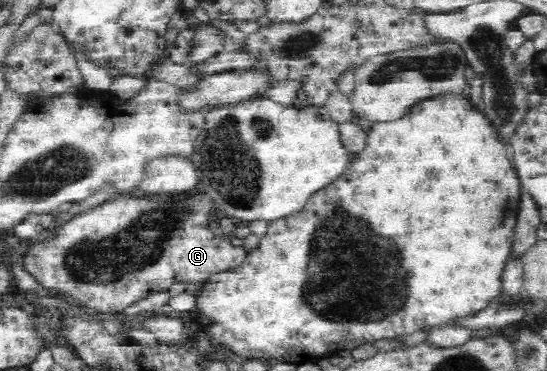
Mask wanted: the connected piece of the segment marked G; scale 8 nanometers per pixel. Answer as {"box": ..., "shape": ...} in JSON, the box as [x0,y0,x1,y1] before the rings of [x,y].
{"box":[23,190,248,318],"shape":[[[191,190],[176,193],[175,195],[147,195],[139,192],[135,194],[120,193],[112,199],[102,202],[95,208],[86,209],[56,230],[56,233],[50,239],[33,245],[23,257],[25,270],[29,272],[28,274],[32,274],[38,283],[50,289],[52,294],[64,292],[66,295],[70,295],[75,300],[80,301],[82,305],[96,310],[96,312],[103,312],[109,316],[118,318],[122,314],[122,310],[126,310],[128,306],[132,306],[132,304],[136,304],[136,302],[140,302],[144,298],[150,298],[154,294],[166,292],[176,282],[206,284],[210,280],[210,277],[213,277],[215,274],[234,270],[245,261],[248,254],[246,250],[233,246],[230,238],[221,239],[220,236],[215,236],[214,232],[210,230],[210,222],[214,221],[214,218],[212,218],[214,204],[215,202],[212,200],[212,197],[206,191],[193,192]]]}

